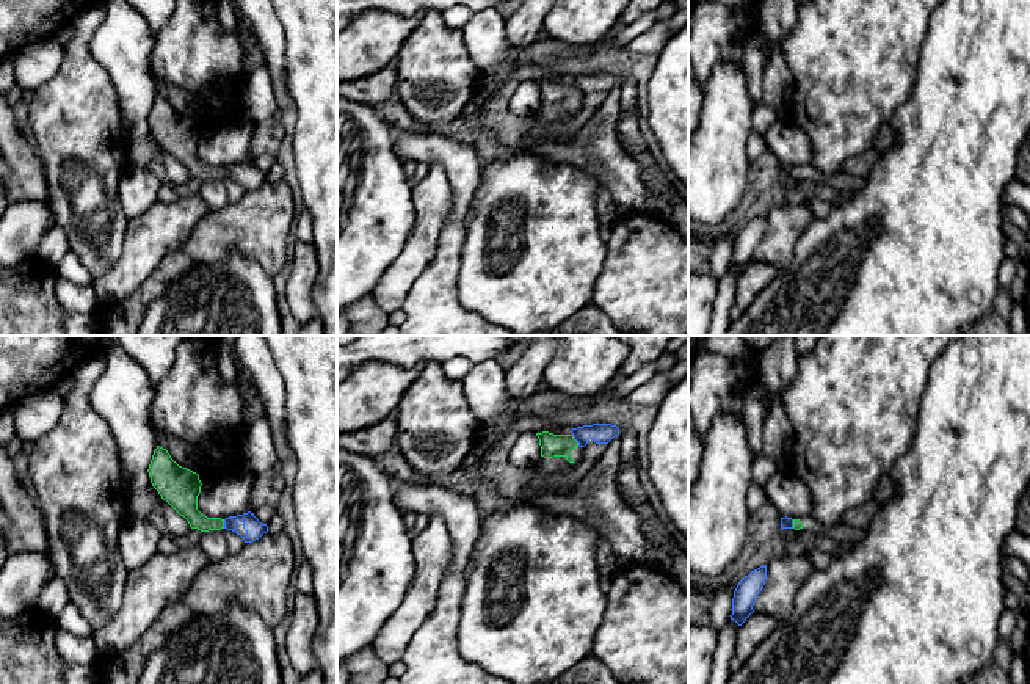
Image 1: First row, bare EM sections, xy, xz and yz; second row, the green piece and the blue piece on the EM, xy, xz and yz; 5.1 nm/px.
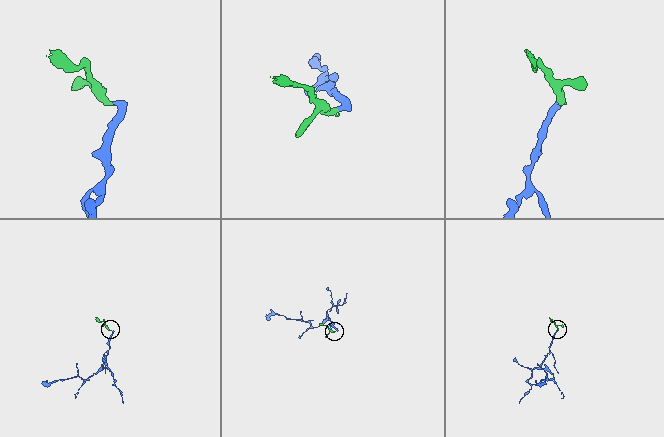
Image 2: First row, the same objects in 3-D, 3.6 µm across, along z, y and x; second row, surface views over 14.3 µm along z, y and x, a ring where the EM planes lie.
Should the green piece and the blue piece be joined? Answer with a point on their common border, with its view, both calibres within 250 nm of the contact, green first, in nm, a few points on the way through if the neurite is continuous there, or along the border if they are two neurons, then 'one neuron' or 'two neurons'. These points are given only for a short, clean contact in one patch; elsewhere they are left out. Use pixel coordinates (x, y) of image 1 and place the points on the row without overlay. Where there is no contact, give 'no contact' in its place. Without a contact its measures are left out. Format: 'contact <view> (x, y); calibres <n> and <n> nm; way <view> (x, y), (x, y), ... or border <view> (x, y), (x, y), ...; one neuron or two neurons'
contact xz (574, 88); calibres 110 and 110 nm; border xz (571, 83), (579, 93); two neurons

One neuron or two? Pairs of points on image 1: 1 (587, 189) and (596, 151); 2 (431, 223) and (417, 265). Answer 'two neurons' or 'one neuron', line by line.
1: two neurons
2: one neuron

